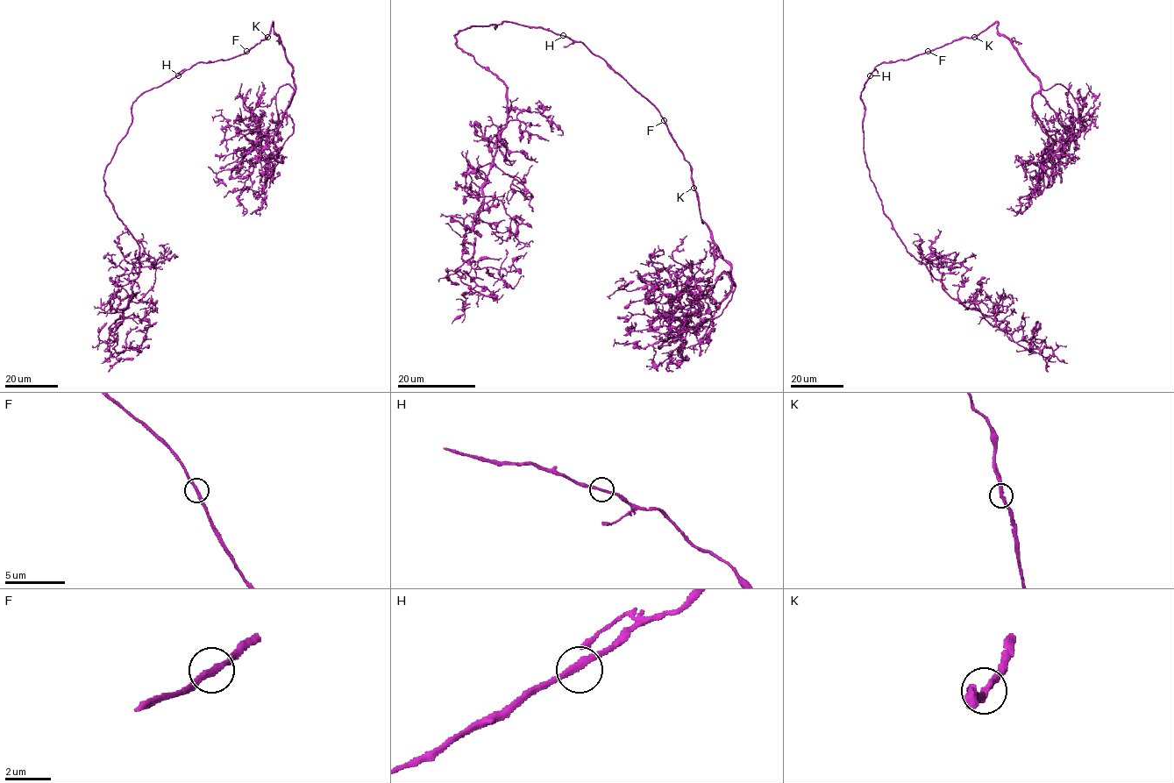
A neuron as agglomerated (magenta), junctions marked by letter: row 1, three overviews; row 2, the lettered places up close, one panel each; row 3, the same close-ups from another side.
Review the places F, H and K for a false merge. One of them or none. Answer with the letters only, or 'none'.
none

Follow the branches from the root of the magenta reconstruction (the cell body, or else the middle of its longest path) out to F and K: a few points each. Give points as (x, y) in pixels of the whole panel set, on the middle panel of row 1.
F: (563, 35), (581, 41), (600, 56), (651, 103), (664, 120)
K: (563, 35), (581, 41), (655, 107), (690, 167), (693, 187)

